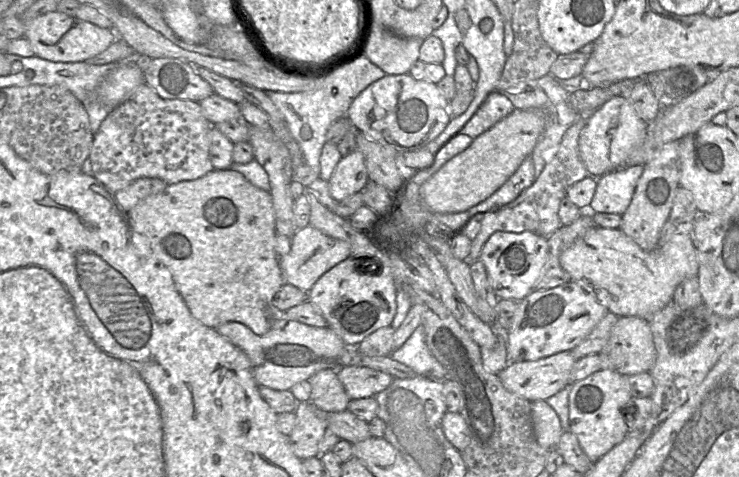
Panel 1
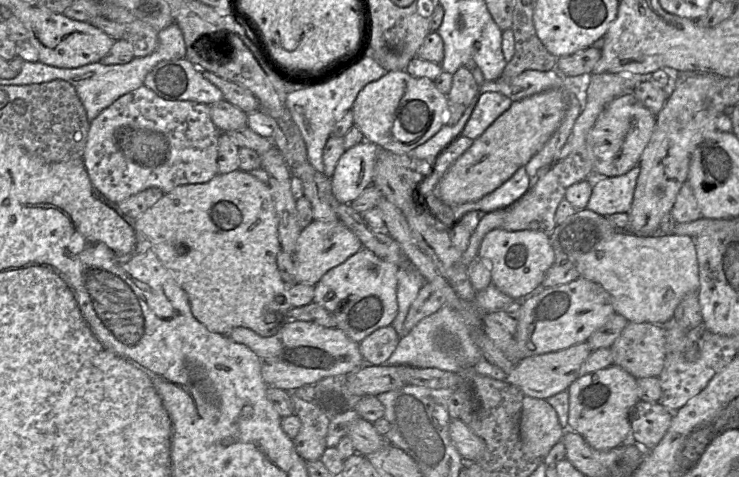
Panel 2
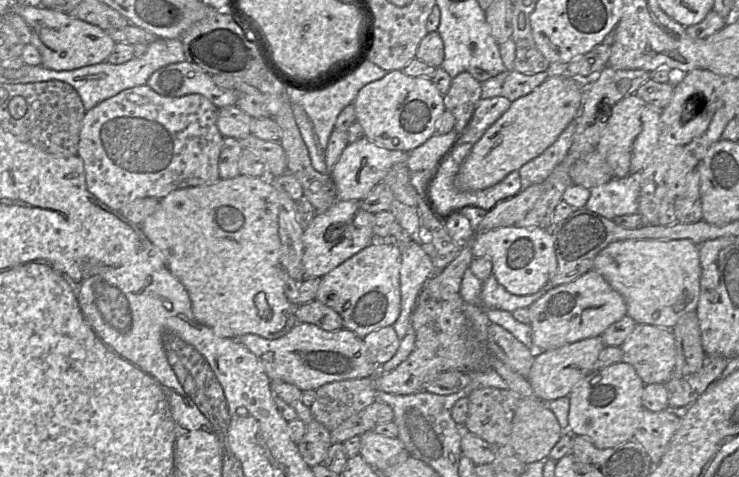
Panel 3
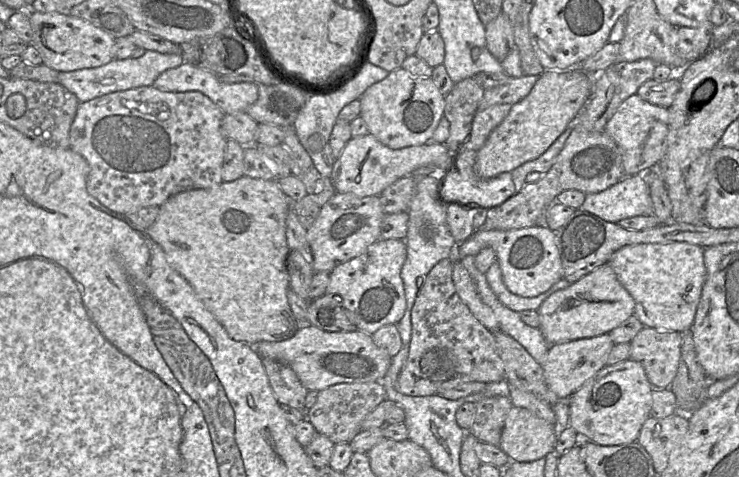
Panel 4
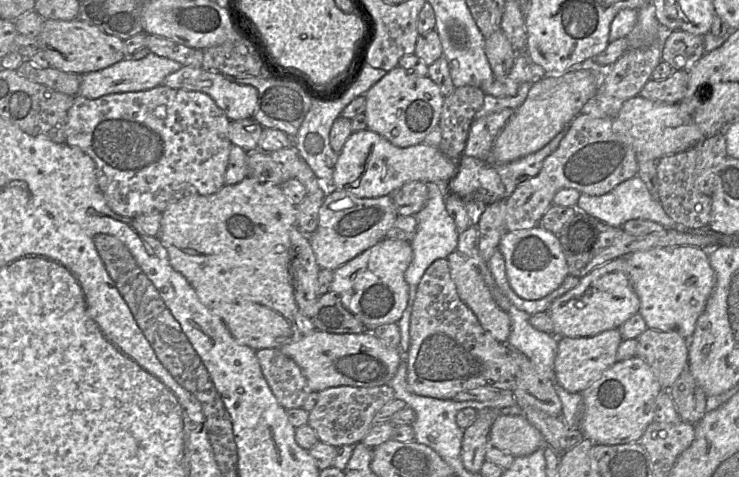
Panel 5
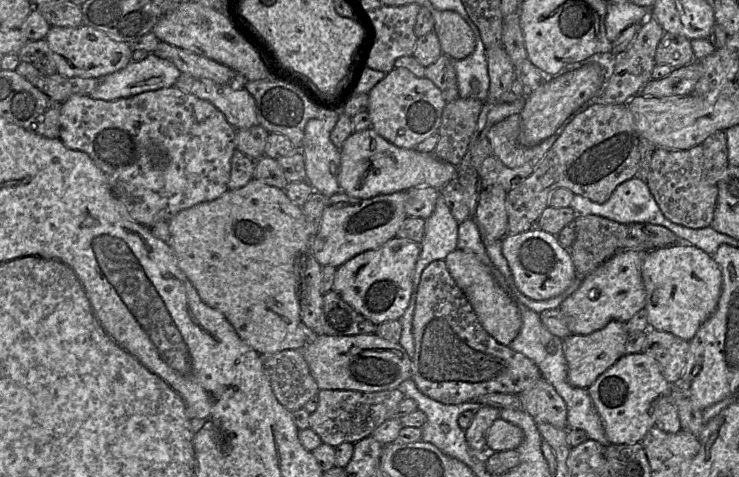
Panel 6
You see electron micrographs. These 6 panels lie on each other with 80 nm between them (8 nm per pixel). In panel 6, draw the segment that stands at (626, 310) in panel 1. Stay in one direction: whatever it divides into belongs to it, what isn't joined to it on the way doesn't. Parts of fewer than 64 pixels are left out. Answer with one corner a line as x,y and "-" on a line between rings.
678,242
647,252
641,274
646,291
645,310
649,328
690,342
715,311
721,295
722,272
713,256
694,245

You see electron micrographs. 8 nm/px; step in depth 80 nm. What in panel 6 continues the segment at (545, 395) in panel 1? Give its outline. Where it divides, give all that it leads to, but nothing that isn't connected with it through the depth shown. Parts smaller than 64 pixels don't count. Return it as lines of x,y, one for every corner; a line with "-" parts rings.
610,321
604,328
589,335
570,335
563,339
563,351
568,367
568,381
572,386
588,389
608,368
625,355
629,337
626,323

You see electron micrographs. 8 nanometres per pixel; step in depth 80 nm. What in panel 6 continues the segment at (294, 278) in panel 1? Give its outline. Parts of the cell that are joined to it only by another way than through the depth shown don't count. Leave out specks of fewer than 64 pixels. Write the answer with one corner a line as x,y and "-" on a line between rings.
339,191
326,198
319,230
311,242
311,251
318,263
339,267
357,254
376,249
395,237
407,217
405,200
406,191
366,199

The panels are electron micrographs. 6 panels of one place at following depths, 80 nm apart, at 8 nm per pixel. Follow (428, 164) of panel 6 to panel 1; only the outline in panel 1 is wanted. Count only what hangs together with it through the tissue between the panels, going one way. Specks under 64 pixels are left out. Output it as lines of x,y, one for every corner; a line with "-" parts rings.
355,150
340,159
329,179
330,195
336,201
363,191
369,181
363,154

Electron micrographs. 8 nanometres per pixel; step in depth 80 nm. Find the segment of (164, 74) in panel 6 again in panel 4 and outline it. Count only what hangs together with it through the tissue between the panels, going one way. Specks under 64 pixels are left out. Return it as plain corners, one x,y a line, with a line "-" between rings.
146,50
139,58
113,59
111,62
95,68
85,68
70,72
59,72
58,83
73,93
80,103
118,91
152,86
164,71
176,68
184,63
182,54
163,54

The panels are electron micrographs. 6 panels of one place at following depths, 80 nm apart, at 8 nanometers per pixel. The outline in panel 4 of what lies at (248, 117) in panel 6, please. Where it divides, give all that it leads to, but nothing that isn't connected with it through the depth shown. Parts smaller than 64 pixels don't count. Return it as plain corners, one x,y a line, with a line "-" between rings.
189,63
164,71
153,86
164,92
199,91
219,106
224,115
246,112
258,99
255,83
223,83
218,75

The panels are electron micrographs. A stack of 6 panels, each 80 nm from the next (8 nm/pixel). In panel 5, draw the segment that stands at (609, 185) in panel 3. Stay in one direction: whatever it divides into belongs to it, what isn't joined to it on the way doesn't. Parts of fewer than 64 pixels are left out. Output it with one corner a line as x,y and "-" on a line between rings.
637,175
621,182
604,195
591,196
581,193
576,208
614,227
622,227
629,220
642,219
661,224
665,229
688,230
682,225
677,225
665,213
659,201
650,194
646,184

